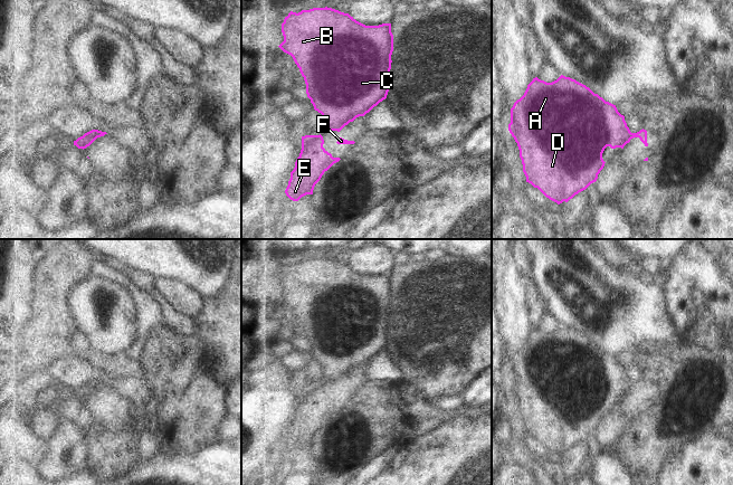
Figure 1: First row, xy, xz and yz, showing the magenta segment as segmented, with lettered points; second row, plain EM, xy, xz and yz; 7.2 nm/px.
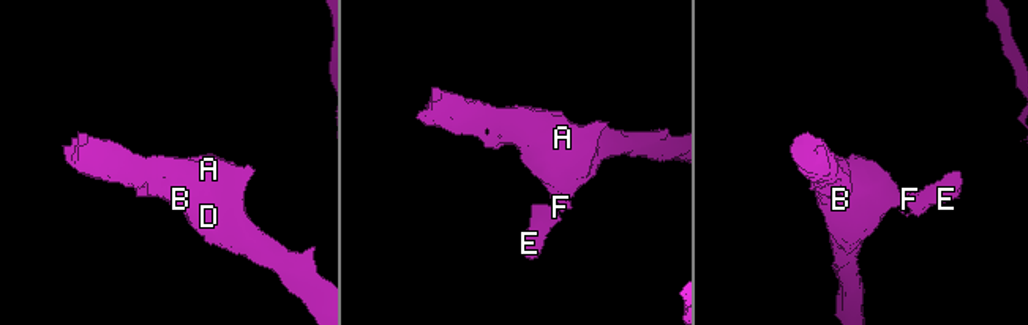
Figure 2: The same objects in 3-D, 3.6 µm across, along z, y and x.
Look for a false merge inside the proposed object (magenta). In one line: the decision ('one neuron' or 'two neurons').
two neurons

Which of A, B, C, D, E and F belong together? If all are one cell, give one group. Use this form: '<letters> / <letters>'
A B C D / E F

